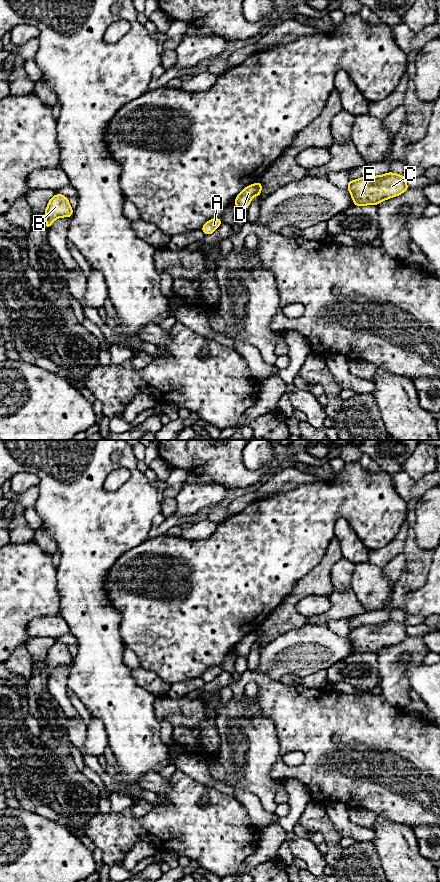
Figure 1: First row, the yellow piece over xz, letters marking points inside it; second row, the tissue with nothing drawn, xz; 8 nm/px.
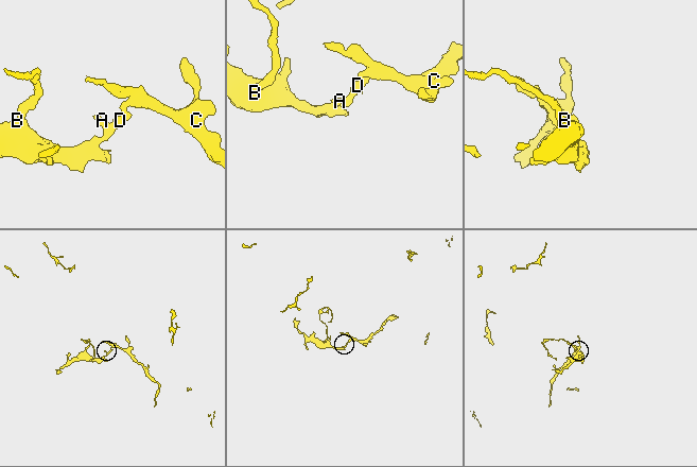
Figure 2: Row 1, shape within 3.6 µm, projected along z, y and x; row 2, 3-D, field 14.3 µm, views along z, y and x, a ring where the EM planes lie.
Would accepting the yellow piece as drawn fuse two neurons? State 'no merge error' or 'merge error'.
merge error

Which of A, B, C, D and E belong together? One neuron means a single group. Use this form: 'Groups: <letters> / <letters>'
Groups: A B D / C E

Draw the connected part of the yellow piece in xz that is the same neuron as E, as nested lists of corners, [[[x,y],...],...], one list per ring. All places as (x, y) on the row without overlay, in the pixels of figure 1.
[[[388,620],[380,624],[367,624],[349,629],[347,637],[356,654],[378,653],[381,649],[406,640],[406,625]]]

